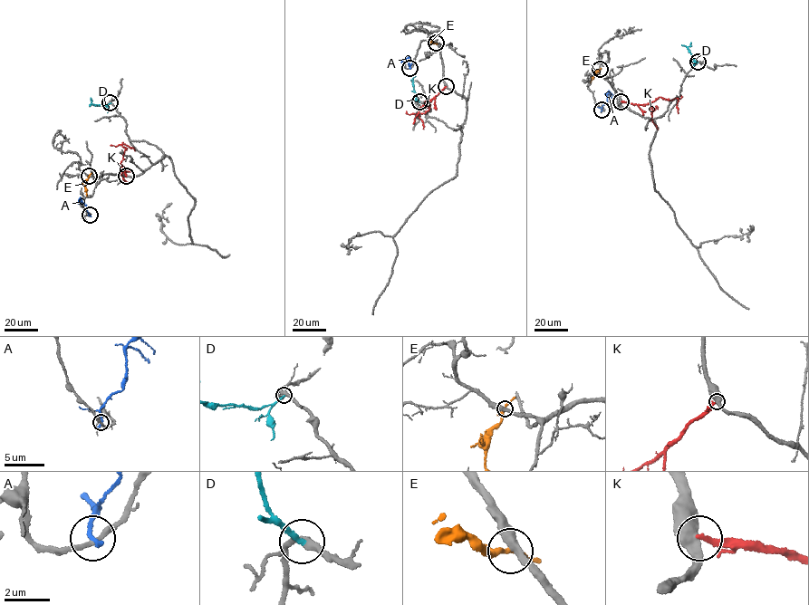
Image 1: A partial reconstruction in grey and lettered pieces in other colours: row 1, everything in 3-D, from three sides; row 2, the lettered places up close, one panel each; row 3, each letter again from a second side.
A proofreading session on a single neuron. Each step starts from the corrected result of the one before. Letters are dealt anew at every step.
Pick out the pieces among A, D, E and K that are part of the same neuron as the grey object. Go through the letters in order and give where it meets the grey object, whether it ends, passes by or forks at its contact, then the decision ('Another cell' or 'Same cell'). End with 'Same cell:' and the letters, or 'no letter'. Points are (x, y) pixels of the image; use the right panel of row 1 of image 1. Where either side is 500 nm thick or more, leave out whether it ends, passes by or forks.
A: Touches grey at (601, 110). It ends there. Another cell
D: Touches grey at (698, 62). It ends there. Same cell
E: Touches grey at (600, 69). It passes by. Another cell
K: Touches grey at (621, 101). It ends there. Another cell
Same cell: D

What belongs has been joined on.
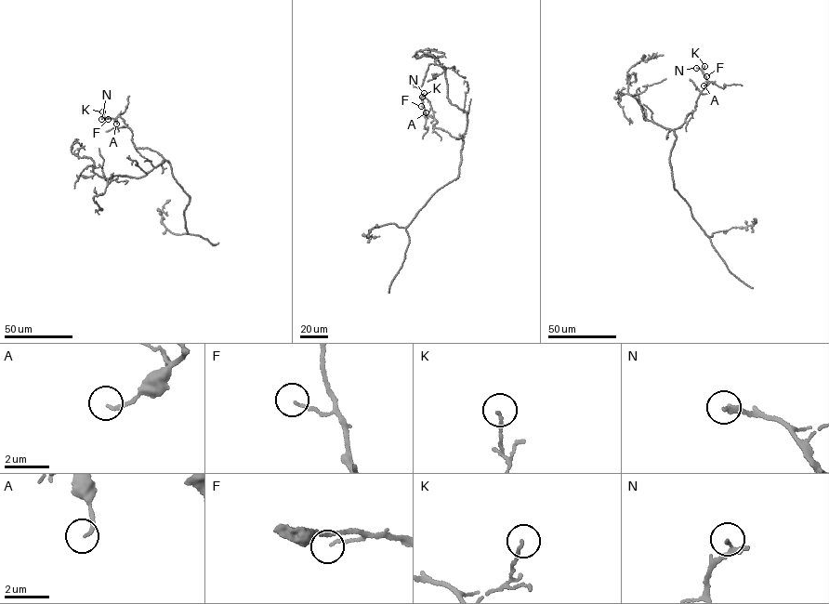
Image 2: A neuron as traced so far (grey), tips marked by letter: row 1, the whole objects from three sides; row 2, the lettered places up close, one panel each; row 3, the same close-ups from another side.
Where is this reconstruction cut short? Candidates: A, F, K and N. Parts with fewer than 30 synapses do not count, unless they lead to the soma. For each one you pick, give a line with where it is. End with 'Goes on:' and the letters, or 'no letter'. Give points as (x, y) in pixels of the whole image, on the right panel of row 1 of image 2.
Goes on: no letter

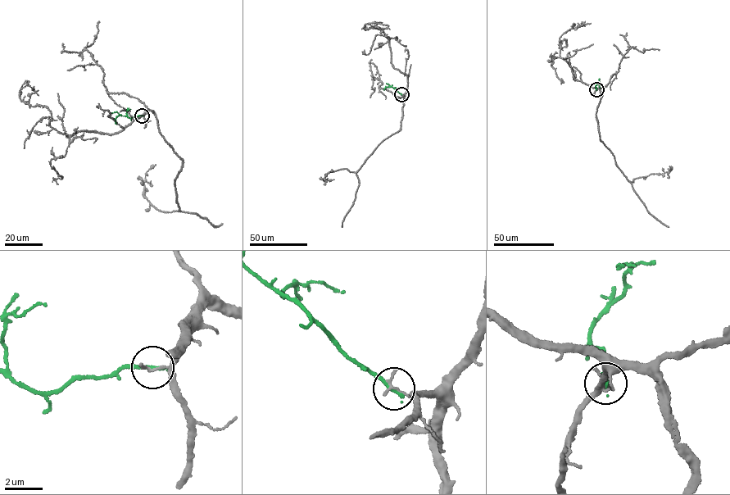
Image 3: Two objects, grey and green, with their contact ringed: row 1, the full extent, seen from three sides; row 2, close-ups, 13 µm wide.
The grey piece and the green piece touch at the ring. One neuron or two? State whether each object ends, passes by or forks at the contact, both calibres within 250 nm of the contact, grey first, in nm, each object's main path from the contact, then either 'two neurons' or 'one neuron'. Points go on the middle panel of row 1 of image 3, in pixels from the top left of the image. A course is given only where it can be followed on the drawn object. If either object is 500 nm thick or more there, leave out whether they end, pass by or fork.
grey ends there; green ends there; 170 nm thick on the grey side, 220 nm on the other; grey runs (401, 94), (404, 101), (401, 129), (379, 143), (355, 172), (342, 169), (330, 171), (324, 179), (334, 179); green runs (401, 94), (391, 86), (383, 90); two neurons

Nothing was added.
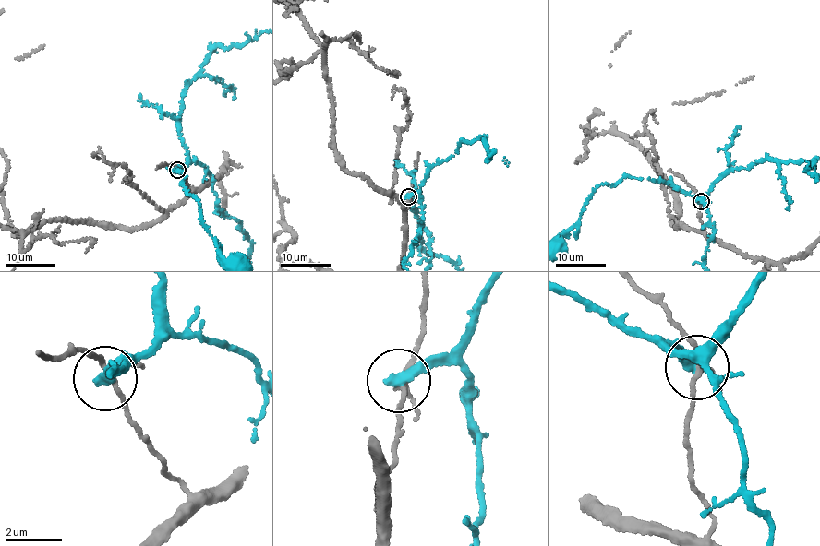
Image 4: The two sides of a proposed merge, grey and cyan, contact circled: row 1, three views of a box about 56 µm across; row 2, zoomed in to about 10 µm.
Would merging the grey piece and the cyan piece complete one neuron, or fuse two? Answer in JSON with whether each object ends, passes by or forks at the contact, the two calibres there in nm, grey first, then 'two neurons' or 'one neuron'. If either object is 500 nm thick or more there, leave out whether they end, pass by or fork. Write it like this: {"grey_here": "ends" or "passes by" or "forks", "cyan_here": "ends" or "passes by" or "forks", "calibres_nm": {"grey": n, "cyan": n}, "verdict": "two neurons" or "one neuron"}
{"grey_here": "forks", "cyan_here": "ends", "calibres_nm": {"grey": 130, "cyan": 400}, "verdict": "two neurons"}

